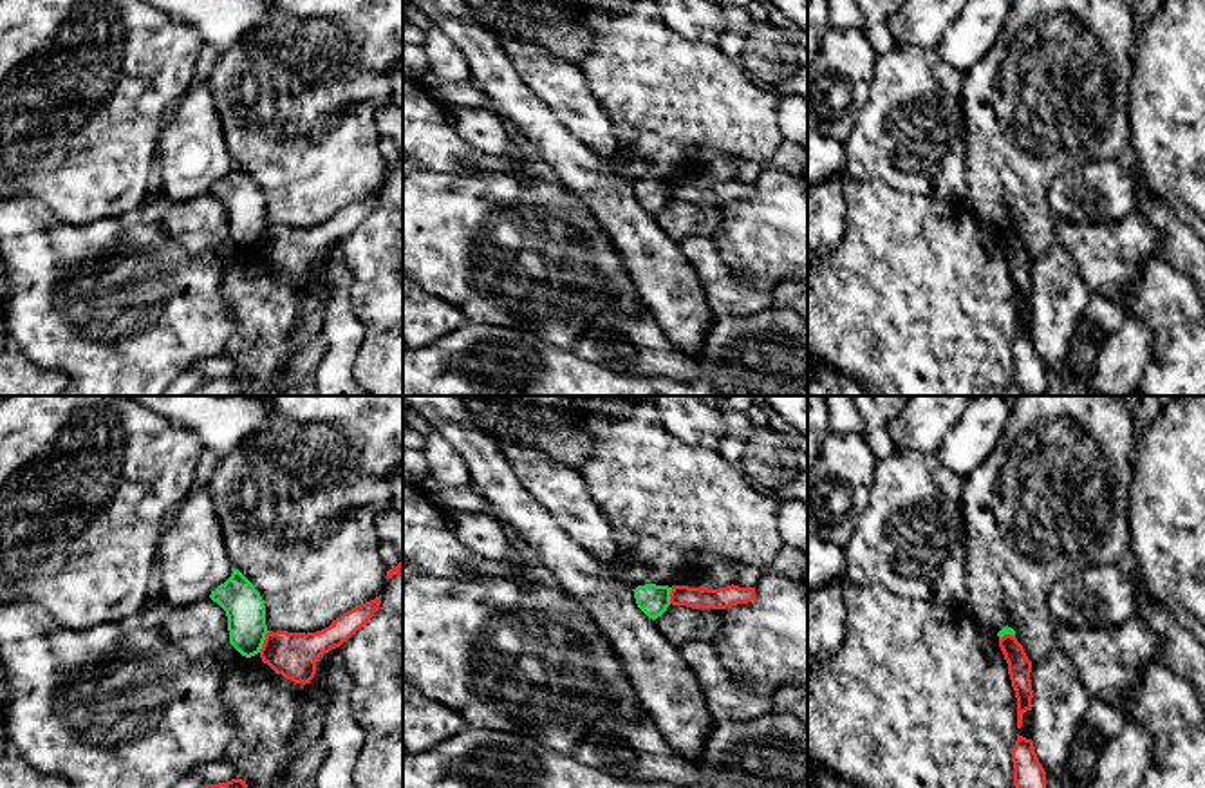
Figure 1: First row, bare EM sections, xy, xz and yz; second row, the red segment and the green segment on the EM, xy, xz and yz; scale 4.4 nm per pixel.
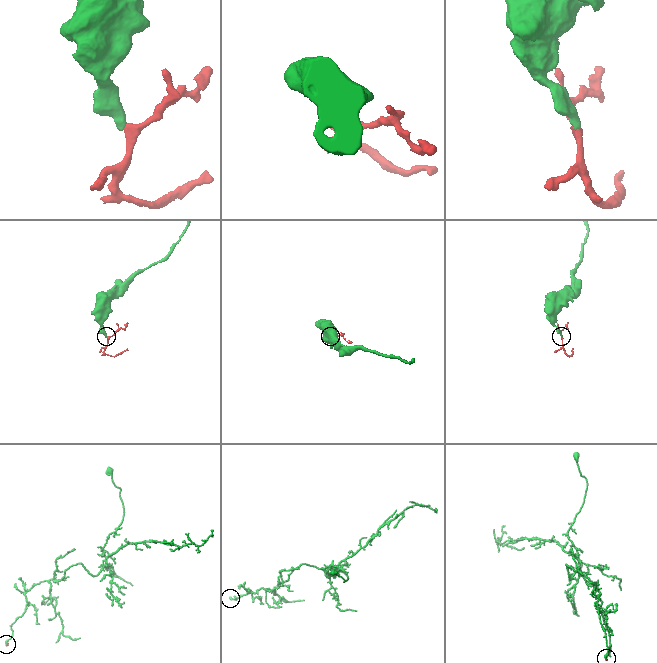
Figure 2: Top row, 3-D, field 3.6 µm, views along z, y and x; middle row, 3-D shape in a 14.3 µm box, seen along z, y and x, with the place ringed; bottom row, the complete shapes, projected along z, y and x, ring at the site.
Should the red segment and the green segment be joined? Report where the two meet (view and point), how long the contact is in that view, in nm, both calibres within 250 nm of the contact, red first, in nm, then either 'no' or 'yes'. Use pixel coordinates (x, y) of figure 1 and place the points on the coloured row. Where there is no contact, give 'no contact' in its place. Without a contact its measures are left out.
contact xy (264, 642); length 100 nm; calibres 200 and 180 nm; no

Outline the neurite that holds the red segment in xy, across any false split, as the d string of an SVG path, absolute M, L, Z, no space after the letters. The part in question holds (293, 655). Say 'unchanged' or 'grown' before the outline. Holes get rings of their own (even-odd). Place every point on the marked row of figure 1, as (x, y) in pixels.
unchanged; M381 595L370 602L365 602L340 618L329 627L316 633L287 633L287 631L267 631L260 658L276 674L294 681L311 683L316 674L316 661L322 654L340 647L358 629L361 629L378 611Z

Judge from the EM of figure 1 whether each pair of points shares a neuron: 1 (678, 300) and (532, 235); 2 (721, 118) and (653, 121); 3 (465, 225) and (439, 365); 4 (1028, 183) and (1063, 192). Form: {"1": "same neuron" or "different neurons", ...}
{"1": "different neurons", "2": "same neuron", "3": "different neurons", "4": "different neurons"}

